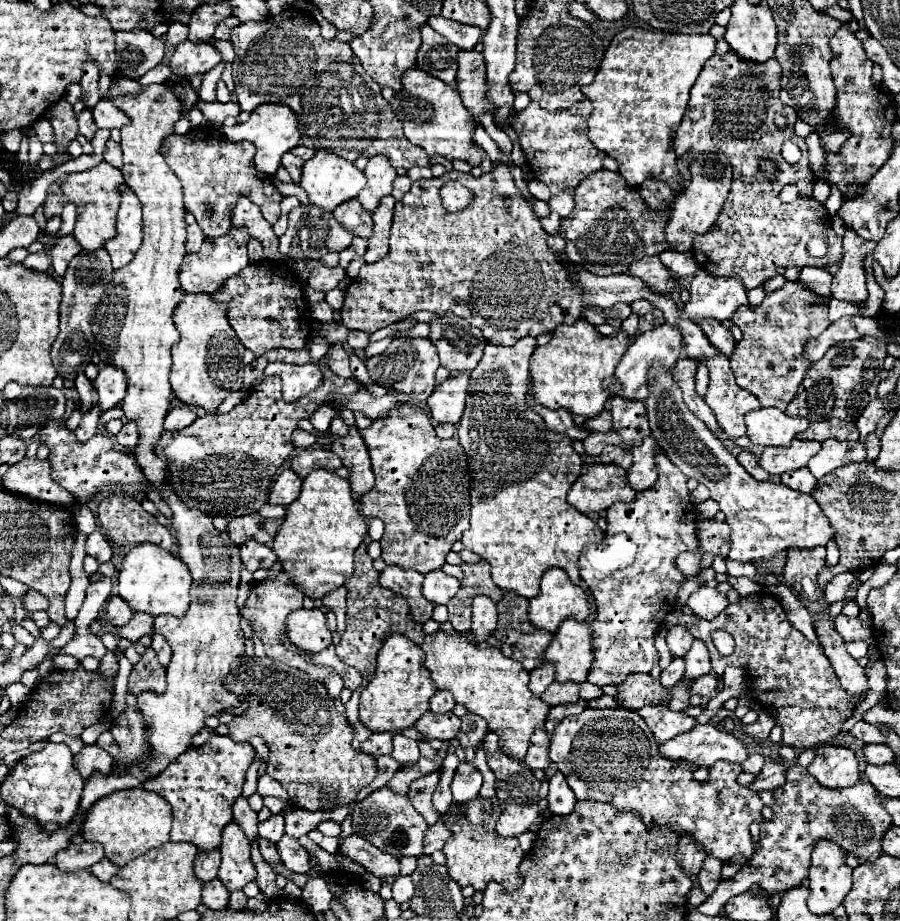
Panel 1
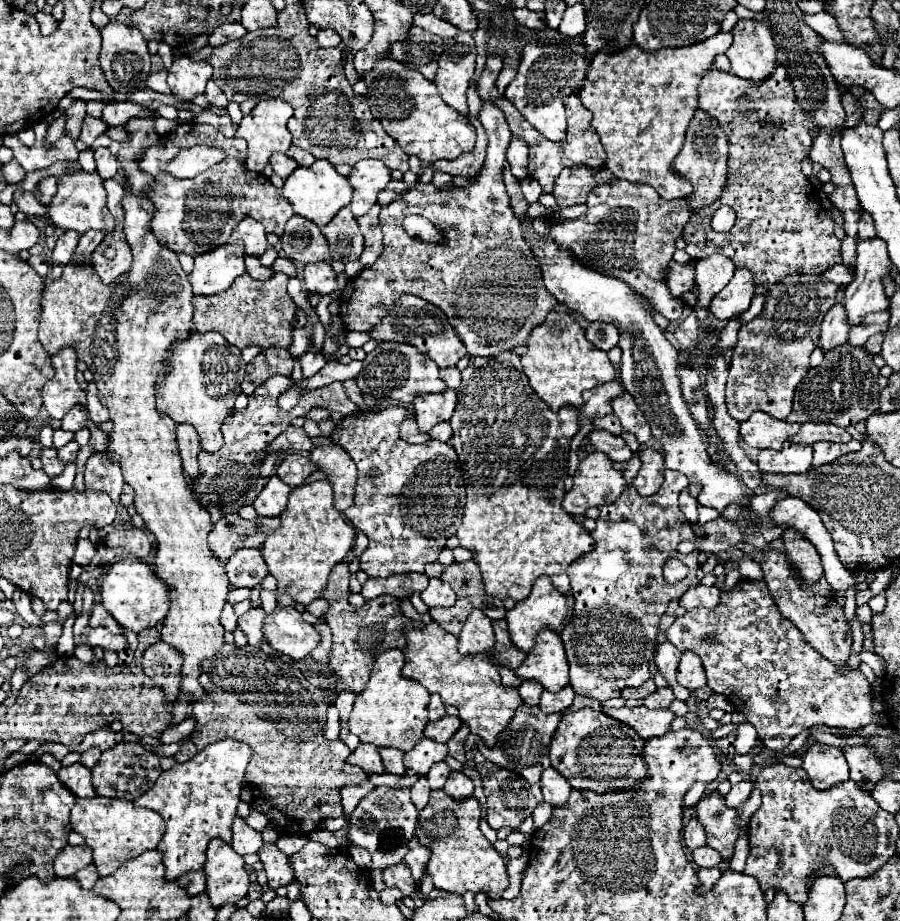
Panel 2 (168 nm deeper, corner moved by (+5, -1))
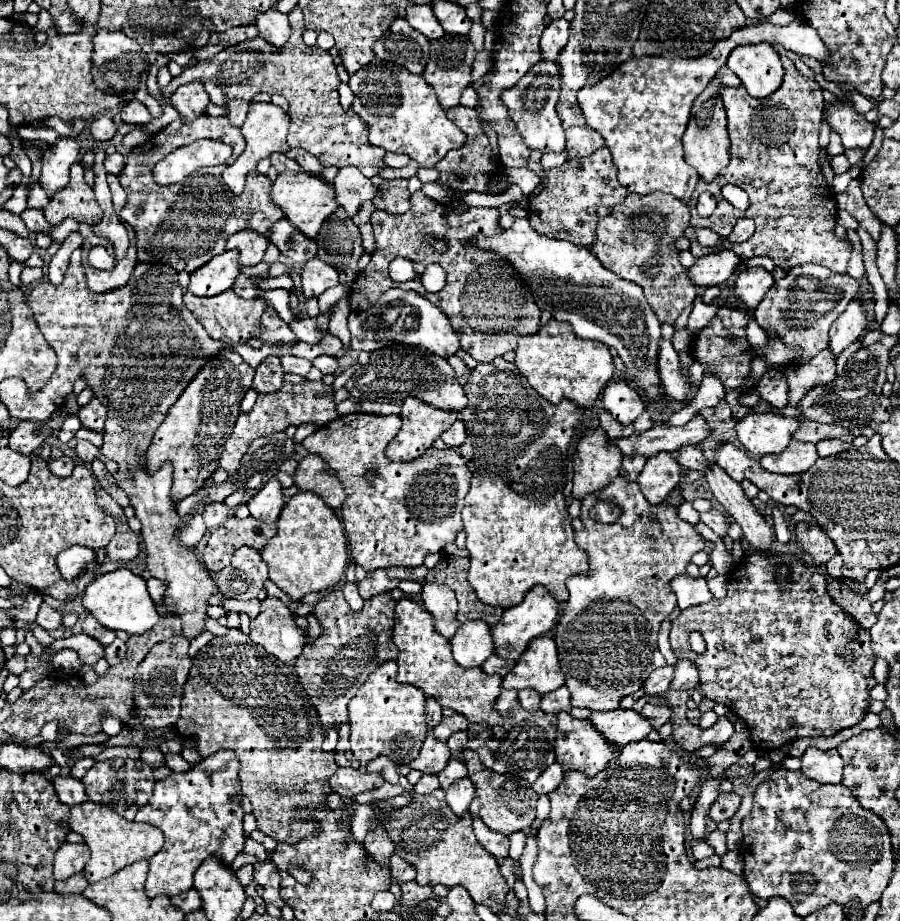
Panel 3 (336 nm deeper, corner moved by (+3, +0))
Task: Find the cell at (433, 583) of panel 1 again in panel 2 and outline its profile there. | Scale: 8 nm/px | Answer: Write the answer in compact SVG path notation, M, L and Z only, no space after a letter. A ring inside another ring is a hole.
M430 578L428 588L422 592L422 600L428 608L434 608L434 606L448 608L448 606L454 606L456 594L454 594L452 586L446 586L446 582L442 582L438 578Z

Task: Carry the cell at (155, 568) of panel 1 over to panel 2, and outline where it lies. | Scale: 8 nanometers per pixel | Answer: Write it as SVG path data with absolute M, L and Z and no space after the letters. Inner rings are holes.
M122 560L116 562L100 584L100 602L102 606L114 616L114 620L132 632L142 632L146 628L156 626L160 620L166 618L170 600L168 600L168 586L154 574L150 566L136 560Z

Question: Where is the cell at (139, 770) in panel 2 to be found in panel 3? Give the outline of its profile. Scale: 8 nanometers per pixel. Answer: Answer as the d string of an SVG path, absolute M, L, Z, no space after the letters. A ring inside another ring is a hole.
M108 759L108 761L96 761L94 767L86 771L82 777L82 783L86 785L86 793L90 801L102 803L112 807L116 813L120 813L124 819L132 821L136 811L148 803L152 789L154 789L154 771L144 763L142 759Z

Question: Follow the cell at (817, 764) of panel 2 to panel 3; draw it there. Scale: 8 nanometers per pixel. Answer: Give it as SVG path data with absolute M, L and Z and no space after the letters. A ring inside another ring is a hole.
M808 747L802 755L802 771L806 777L818 783L840 783L844 763L836 749L820 751L816 747Z

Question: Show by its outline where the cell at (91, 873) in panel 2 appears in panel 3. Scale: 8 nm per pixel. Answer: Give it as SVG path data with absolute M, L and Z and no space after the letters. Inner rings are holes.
M76 873L64 881L56 881L54 891L58 893L82 893L88 887L88 881L84 879L84 873Z

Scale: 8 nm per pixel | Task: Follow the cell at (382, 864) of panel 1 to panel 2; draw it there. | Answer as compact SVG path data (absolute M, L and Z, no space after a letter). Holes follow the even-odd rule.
M396 864L396 866L386 868L382 878L384 878L384 884L388 888L396 886L404 896L410 896L416 890L416 882L414 882L414 878L410 874L410 868L406 864Z

